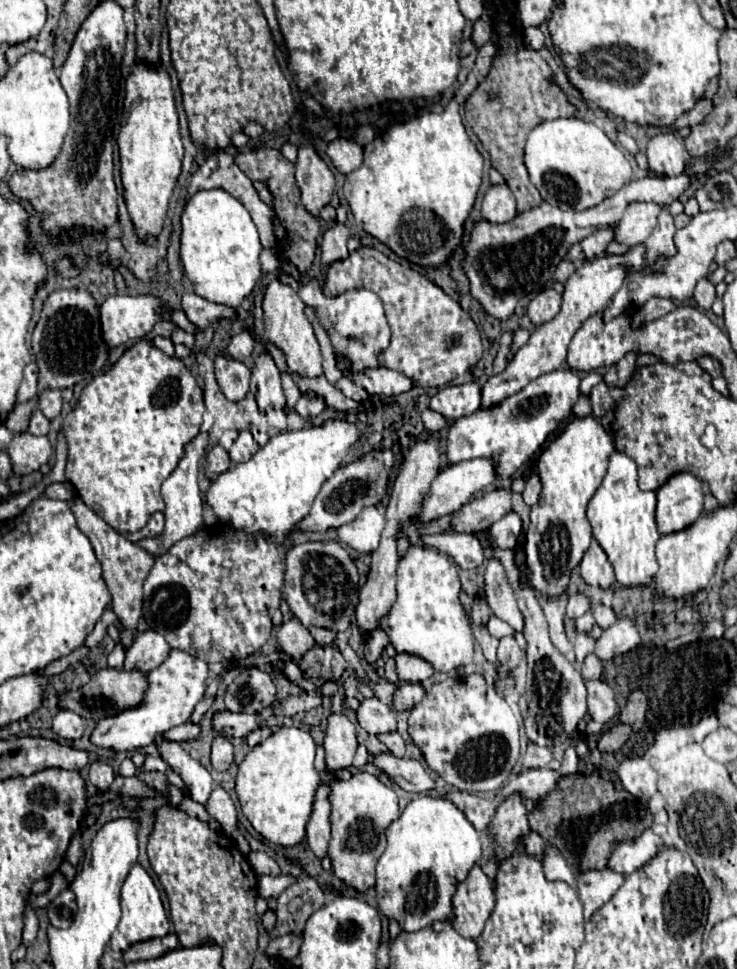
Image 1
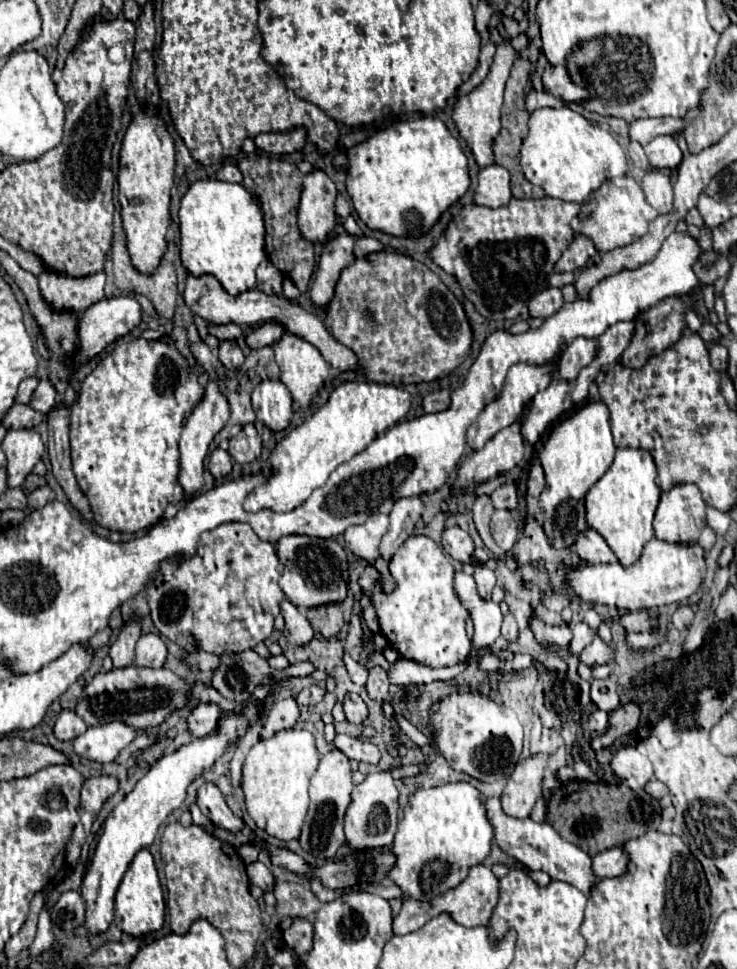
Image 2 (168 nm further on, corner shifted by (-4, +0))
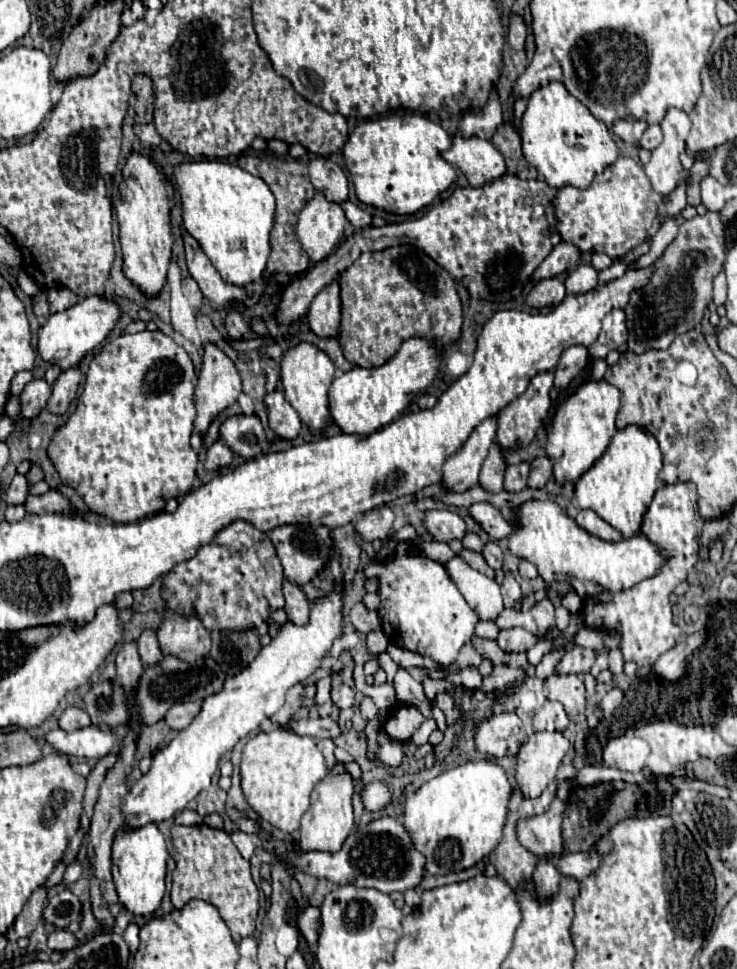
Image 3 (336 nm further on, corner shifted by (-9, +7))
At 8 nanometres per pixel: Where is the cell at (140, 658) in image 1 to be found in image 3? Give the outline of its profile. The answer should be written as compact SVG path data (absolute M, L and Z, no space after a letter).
M143 631L141 637L137 639L137 649L139 649L139 657L141 657L141 663L143 667L149 667L149 665L155 665L157 661L163 659L163 653L157 645L157 635L155 631Z

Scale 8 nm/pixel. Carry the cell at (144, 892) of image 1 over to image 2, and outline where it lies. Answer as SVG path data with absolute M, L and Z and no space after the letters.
M144 848L140 850L128 872L124 874L120 888L116 892L116 912L114 912L114 924L130 936L144 936L150 932L158 932L164 926L164 894L162 894L162 886L156 874L156 866L152 860L152 854Z

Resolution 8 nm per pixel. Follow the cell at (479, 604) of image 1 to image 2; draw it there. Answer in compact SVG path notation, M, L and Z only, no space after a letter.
M476 566L476 572L474 572L474 580L478 584L478 594L484 598L484 600L490 600L492 596L492 588L496 584L496 578L494 578L494 572L486 566Z

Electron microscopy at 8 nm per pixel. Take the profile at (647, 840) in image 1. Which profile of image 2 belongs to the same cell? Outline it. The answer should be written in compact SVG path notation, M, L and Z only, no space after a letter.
M610 848L608 852L600 852L600 856L592 858L592 868L598 878L616 878L626 872L630 856L622 848Z

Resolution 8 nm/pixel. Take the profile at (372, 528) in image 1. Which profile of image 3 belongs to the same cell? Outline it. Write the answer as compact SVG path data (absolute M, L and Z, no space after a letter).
M381 505L377 509L367 511L357 523L355 529L365 541L377 541L377 539L387 539L393 527L393 511L387 505Z

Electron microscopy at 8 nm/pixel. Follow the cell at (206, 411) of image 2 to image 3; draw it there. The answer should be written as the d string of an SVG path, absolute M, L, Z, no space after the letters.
M207 343L205 345L205 353L203 353L203 365L199 371L199 381L195 387L195 407L197 407L197 419L195 419L195 431L199 435L203 435L209 427L209 423L213 421L213 417L217 417L225 407L233 405L237 401L237 395L241 393L241 377L235 369L235 363L215 345L215 343Z

